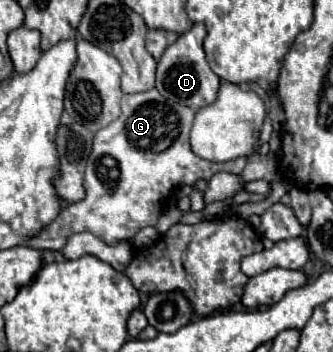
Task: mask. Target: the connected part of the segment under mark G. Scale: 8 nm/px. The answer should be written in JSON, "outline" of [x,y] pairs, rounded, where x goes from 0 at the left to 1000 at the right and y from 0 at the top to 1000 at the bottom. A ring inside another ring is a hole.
{"outline":[[[468,253],[372,270],[366,327],[282,384],[282,418],[252,486],[252,565],[186,588],[174,616],[114,668],[78,679],[72,696],[120,713],[180,713],[198,673],[246,656],[300,673],[324,696],[396,685],[420,651],[468,639],[486,599],[486,571],[498,571],[541,526],[583,526],[595,509],[625,514],[655,486],[727,491],[739,446],[637,463],[583,440],[565,395],[583,327],[583,310],[505,293]]]}

